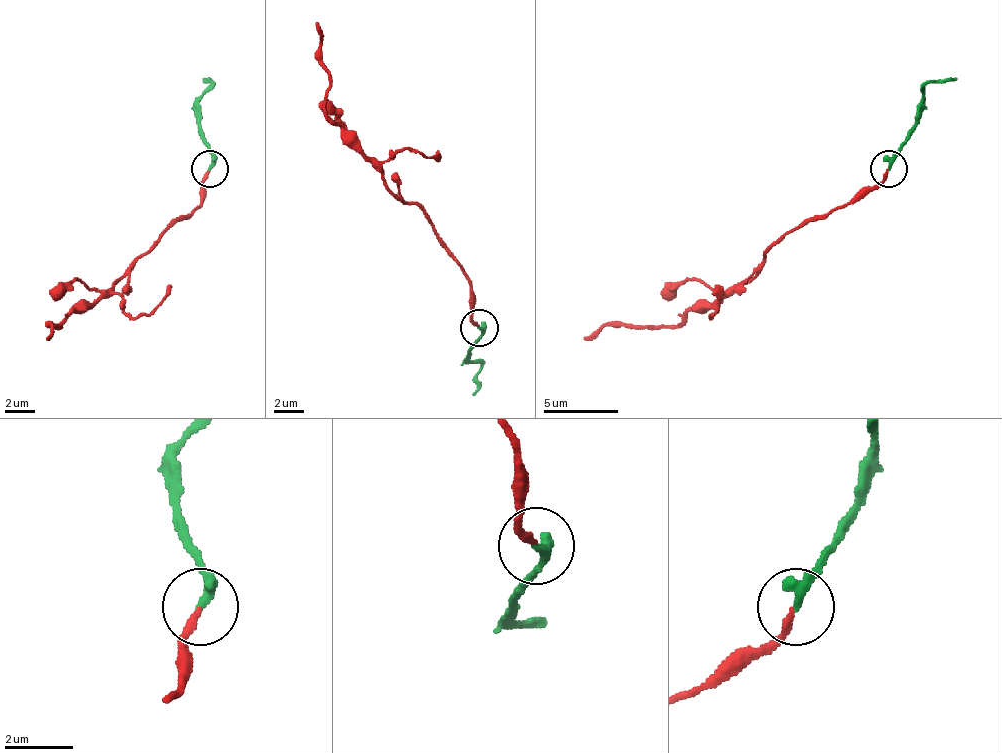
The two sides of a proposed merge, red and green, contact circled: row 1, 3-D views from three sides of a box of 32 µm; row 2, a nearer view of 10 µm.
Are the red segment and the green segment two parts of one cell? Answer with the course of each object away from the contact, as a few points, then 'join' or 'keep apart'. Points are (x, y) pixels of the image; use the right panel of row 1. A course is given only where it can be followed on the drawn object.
course red (888, 169), (880, 180), (776, 244), (753, 278), (716, 304), (697, 304), (675, 326), (600, 326), (585, 341); course green (888, 169), (914, 124), (921, 91), (929, 83), (955, 80); join

